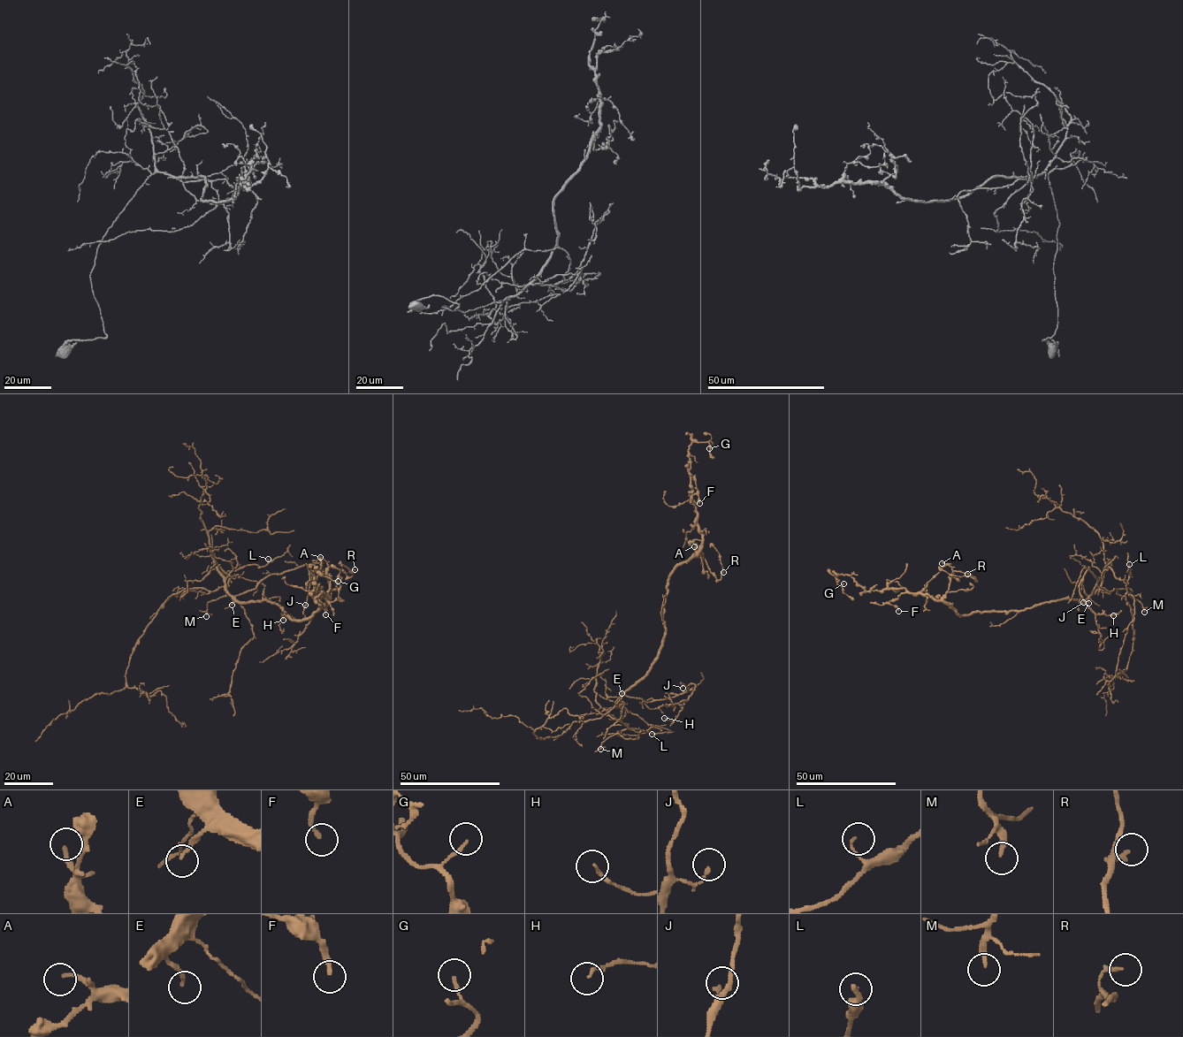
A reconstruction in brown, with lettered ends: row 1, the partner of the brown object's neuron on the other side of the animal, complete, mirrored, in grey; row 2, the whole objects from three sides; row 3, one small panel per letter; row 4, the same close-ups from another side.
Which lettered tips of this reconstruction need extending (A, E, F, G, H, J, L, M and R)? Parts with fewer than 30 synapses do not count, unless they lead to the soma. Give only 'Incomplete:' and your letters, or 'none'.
Incomplete: E

